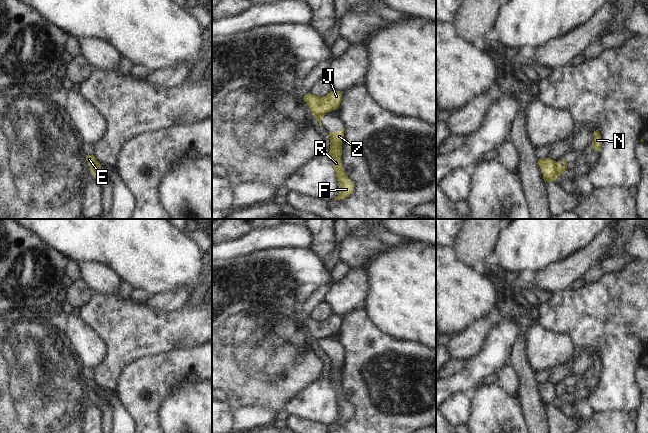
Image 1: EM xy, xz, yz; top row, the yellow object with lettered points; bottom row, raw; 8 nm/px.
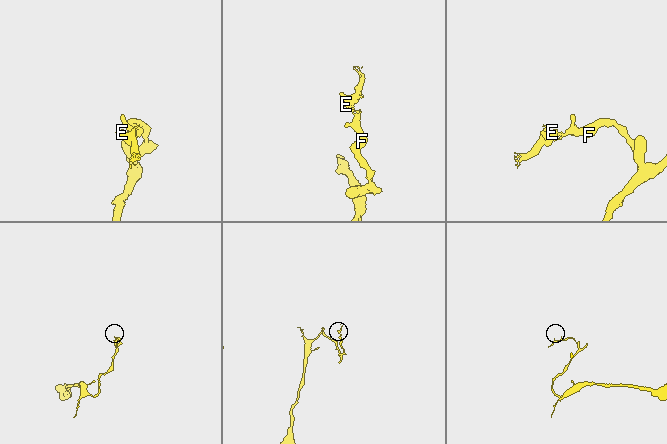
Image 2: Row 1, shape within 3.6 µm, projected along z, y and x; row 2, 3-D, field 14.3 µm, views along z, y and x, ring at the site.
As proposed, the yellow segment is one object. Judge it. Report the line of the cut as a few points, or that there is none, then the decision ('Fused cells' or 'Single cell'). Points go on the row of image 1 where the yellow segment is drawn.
Split along yz (555, 162), (555, 170), (558, 175). Fused cells.

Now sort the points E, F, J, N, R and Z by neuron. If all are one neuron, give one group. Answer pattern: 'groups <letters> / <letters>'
groups E J / F N R Z

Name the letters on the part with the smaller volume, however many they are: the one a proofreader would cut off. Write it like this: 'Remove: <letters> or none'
Remove: E, J

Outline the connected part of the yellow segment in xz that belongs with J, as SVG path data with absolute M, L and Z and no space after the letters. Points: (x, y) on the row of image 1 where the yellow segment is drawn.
M332 90L326 96L315 96L311 93L305 95L303 100L309 106L312 116L317 117L322 114L326 114L332 110L338 109L342 101L342 92Z

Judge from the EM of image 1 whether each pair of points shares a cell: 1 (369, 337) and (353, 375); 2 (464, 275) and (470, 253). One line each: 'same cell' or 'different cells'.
1: same cell
2: different cells

